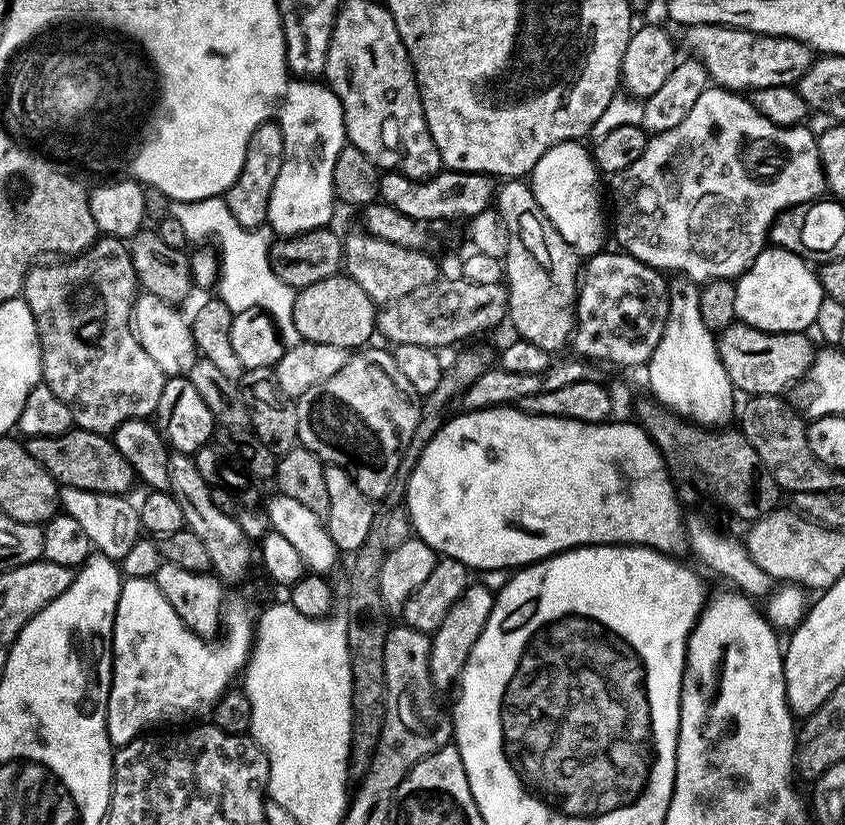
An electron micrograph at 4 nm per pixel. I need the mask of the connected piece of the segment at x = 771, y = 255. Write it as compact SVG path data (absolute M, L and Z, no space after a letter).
M765 247L763 252L745 272L740 273L735 281L736 320L760 328L764 332L804 332L815 325L819 318L819 308L826 299L820 277L815 271L808 269L803 255L798 252L787 252L785 248Z

